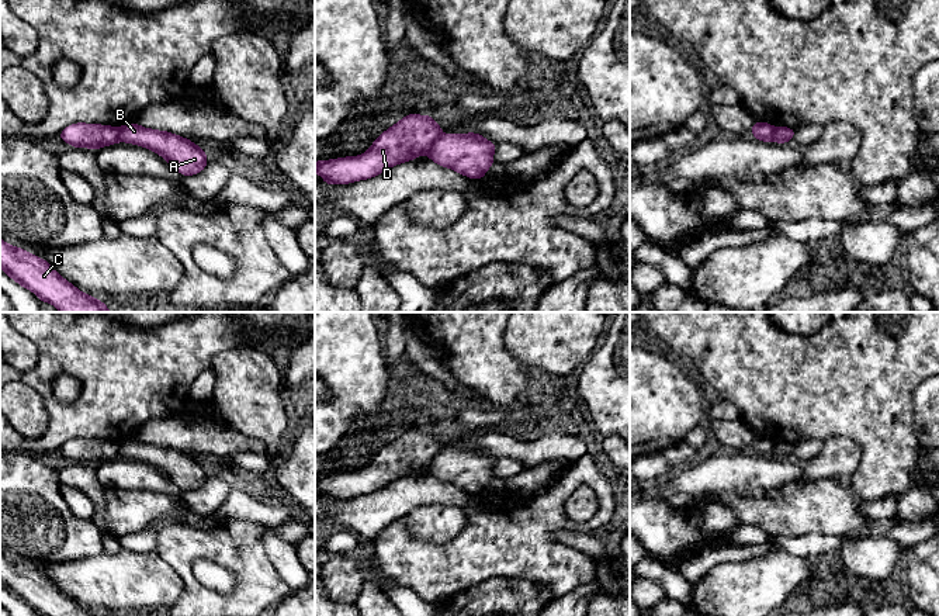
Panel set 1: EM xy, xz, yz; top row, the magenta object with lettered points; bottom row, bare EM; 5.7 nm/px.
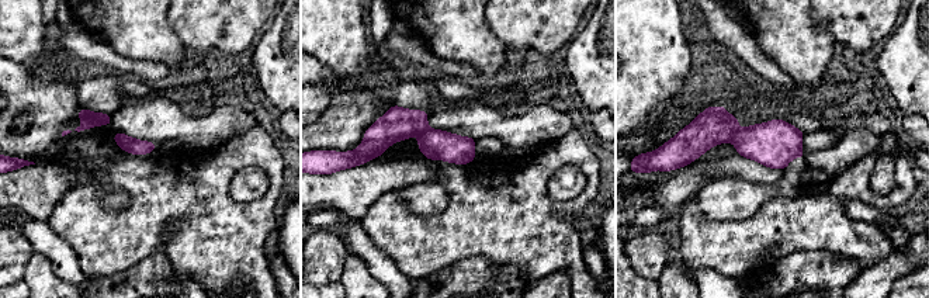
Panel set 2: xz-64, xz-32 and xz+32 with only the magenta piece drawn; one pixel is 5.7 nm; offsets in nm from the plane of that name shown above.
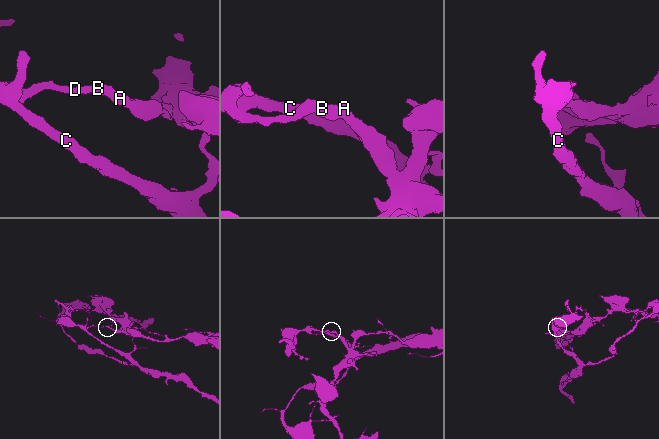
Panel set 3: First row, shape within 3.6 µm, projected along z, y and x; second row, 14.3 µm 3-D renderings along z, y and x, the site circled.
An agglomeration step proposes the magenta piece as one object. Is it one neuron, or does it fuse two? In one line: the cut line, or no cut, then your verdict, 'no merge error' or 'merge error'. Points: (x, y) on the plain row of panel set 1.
cut xz (442, 450), (426, 467); merge error

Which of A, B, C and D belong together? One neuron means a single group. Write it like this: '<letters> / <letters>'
A B / C D

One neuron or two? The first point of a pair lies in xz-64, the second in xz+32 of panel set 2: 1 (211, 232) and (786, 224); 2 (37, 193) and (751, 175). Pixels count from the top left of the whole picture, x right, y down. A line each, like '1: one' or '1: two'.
1: one
2: one

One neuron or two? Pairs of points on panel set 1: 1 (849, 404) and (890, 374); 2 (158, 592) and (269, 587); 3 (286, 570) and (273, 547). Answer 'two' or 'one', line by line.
1: one
2: two
3: one

